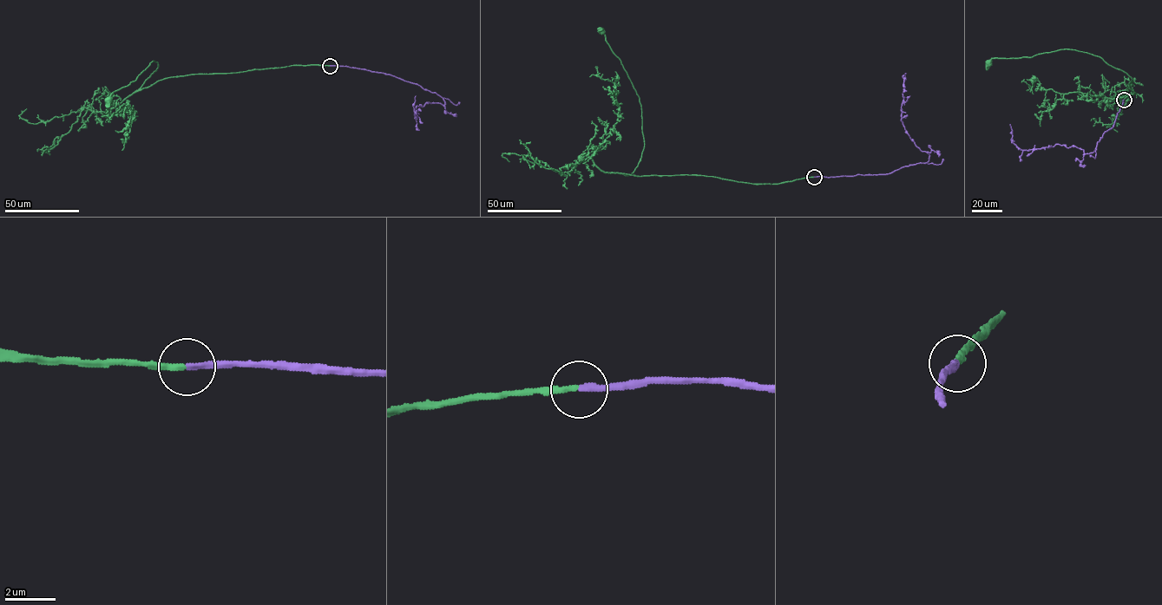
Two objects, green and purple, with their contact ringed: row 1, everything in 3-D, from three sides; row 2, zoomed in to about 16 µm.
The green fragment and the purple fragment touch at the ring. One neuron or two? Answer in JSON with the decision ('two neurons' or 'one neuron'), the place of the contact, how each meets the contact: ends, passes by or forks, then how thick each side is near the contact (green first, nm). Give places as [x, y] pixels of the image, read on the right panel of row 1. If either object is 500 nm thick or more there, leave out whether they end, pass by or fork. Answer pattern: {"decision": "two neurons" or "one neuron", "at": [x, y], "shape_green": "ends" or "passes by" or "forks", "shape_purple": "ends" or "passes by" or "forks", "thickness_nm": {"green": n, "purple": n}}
{"decision": "one neuron", "at": [1124, 100], "shape_green": "ends", "shape_purple": "ends", "thickness_nm": {"green": 240, "purple": 240}}

